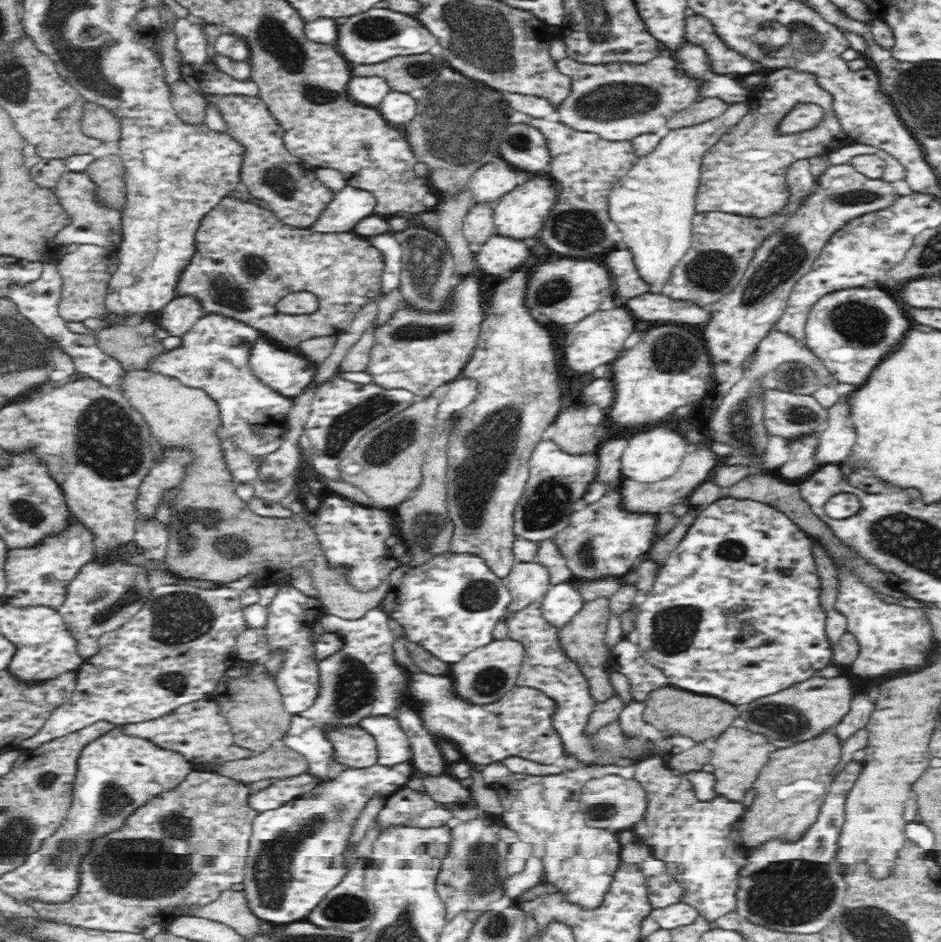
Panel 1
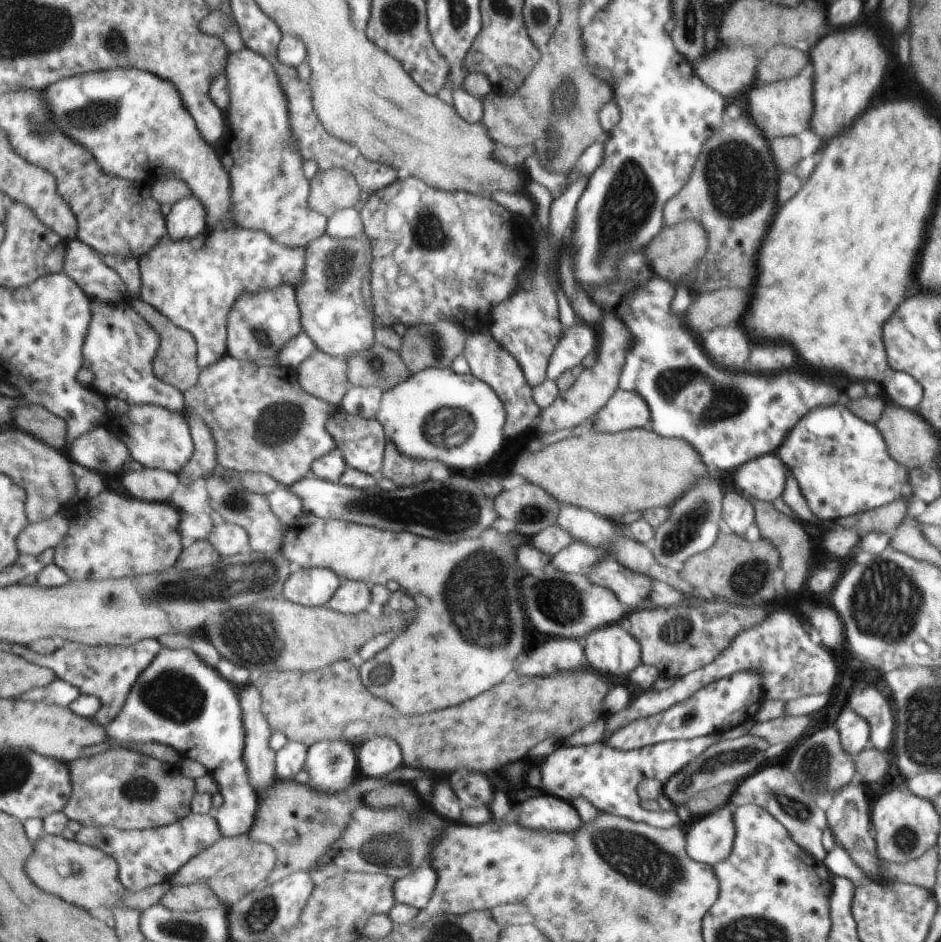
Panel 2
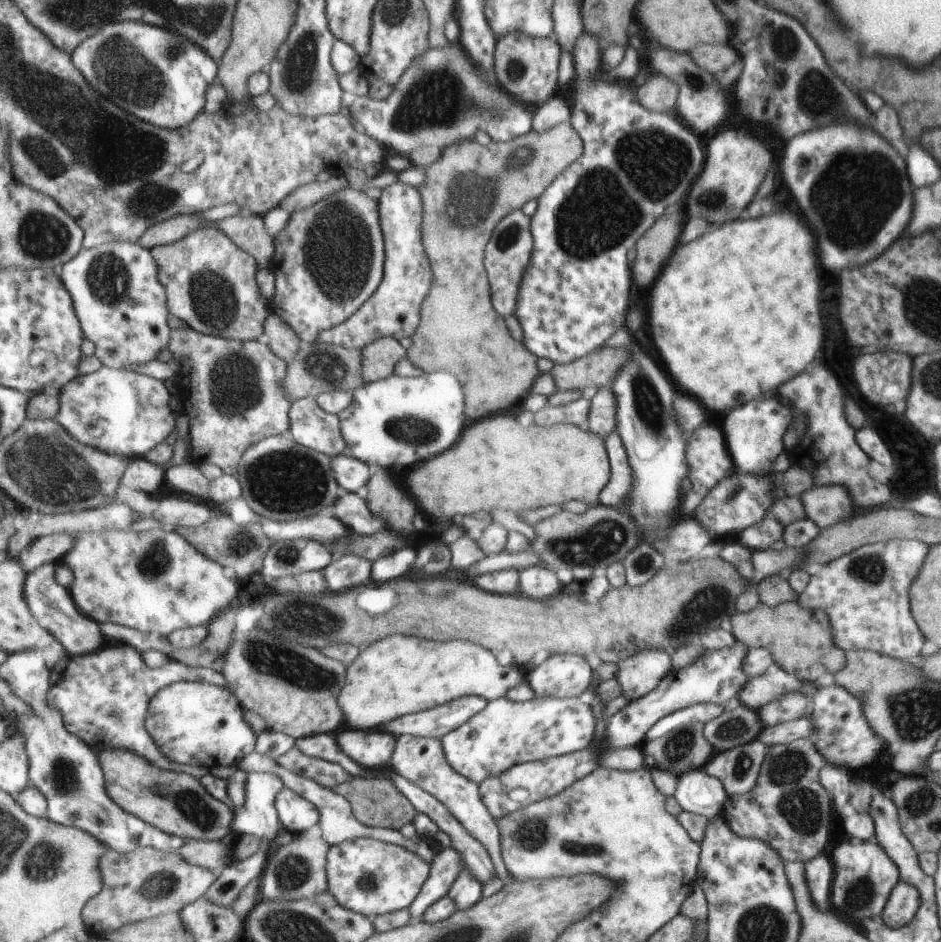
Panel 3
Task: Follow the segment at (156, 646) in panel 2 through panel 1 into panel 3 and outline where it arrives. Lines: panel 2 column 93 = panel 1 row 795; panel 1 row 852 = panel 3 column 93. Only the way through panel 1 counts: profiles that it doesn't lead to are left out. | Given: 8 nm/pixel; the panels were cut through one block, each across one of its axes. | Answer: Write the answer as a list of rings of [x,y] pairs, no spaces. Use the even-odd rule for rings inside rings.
[[[121,645],[103,647],[91,656],[71,656],[66,654],[63,660],[53,668],[50,678],[50,689],[48,692],[47,704],[62,712],[64,723],[70,733],[81,737],[87,742],[99,742],[103,744],[109,738],[113,738],[113,728],[121,726],[121,736],[119,736],[119,746],[123,748],[135,748],[131,753],[145,757],[148,761],[153,761],[164,769],[175,772],[184,772],[201,780],[210,773],[210,768],[201,765],[184,765],[174,761],[165,752],[164,747],[152,736],[147,728],[147,718],[149,707],[156,694],[170,684],[179,681],[207,681],[211,684],[223,685],[226,687],[225,677],[218,672],[214,672],[210,667],[192,667],[184,665],[179,661],[171,661],[161,668],[150,667],[140,655],[140,652],[133,646]]]

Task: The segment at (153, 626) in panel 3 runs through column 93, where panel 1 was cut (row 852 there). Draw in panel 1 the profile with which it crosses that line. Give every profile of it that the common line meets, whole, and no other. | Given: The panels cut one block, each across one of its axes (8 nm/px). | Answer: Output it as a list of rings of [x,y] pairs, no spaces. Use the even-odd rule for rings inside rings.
[[[503,761],[492,762],[481,766],[482,776],[488,781],[490,788],[493,788],[502,800],[504,807],[500,815],[502,823],[514,830],[519,838],[525,843],[531,844],[533,856],[543,862],[545,884],[552,884],[558,891],[564,891],[568,901],[578,904],[584,909],[594,909],[604,901],[604,896],[610,889],[614,874],[618,871],[620,864],[620,843],[616,841],[616,832],[603,828],[592,828],[586,826],[586,818],[578,802],[583,787],[589,780],[597,779],[602,774],[617,774],[625,779],[635,778],[635,767],[618,766],[617,764],[588,764],[576,770],[565,771],[562,774],[550,776],[530,776],[526,774],[513,773]]]

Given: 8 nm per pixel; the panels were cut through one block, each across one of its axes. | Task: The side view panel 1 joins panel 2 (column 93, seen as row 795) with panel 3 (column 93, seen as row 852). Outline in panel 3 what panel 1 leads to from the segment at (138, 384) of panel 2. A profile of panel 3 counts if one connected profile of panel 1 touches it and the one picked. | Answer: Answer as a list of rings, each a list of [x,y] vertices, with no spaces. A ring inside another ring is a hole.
[[[111,241],[109,244],[104,244],[92,249],[81,249],[73,258],[69,259],[69,262],[66,262],[63,265],[63,268],[60,268],[58,272],[64,281],[65,286],[68,288],[72,299],[74,301],[77,300],[77,302],[75,302],[77,316],[80,317],[86,338],[93,342],[95,346],[96,358],[103,364],[103,366],[113,367],[114,369],[139,369],[143,364],[155,360],[155,358],[159,356],[161,350],[169,348],[172,339],[172,328],[169,326],[169,322],[167,322],[170,313],[168,307],[168,291],[164,283],[161,281],[161,266],[158,264],[156,257],[153,256],[152,249],[145,248],[138,242],[133,241]]]

